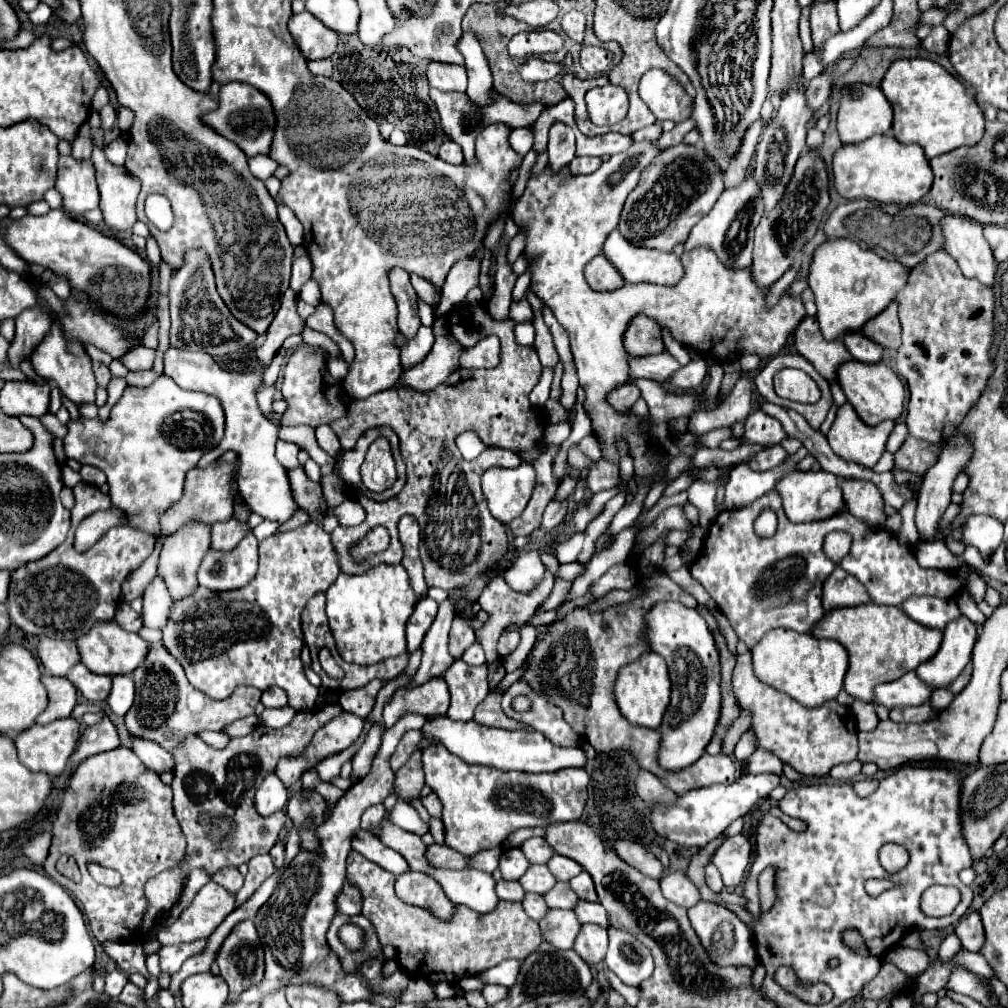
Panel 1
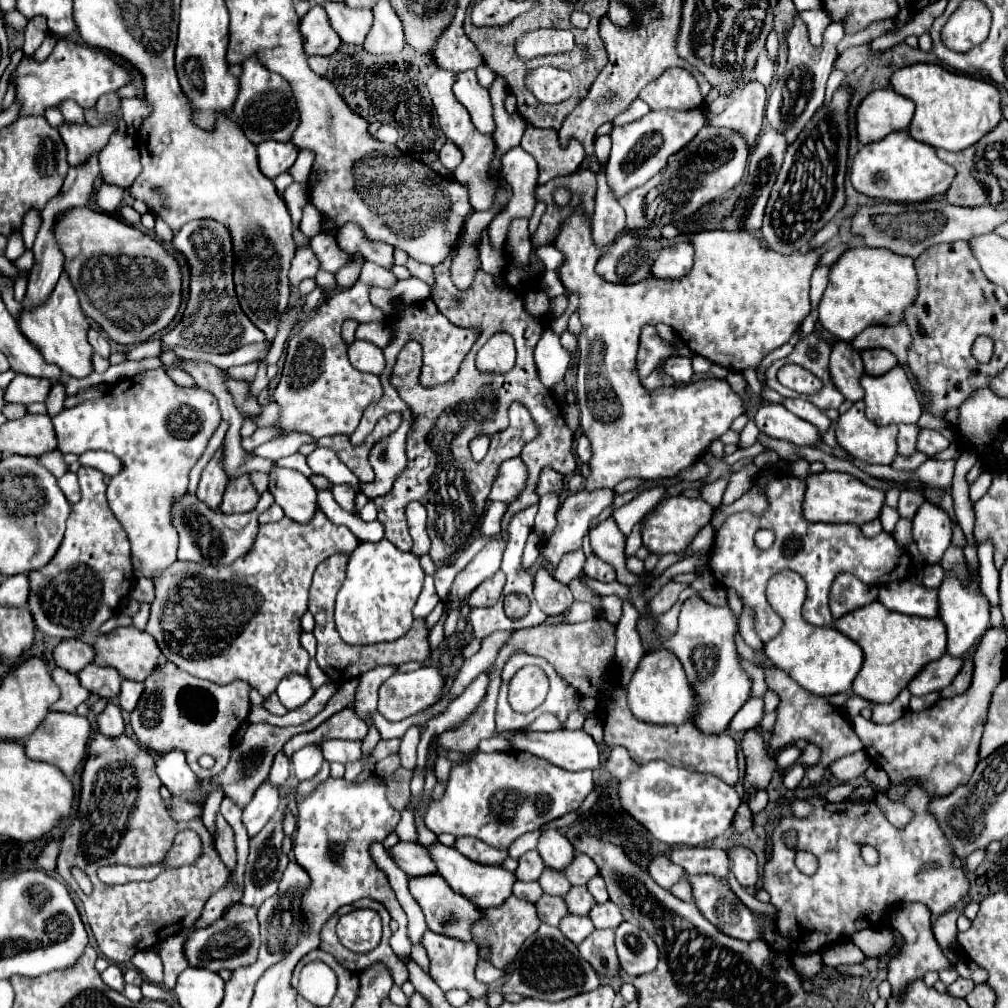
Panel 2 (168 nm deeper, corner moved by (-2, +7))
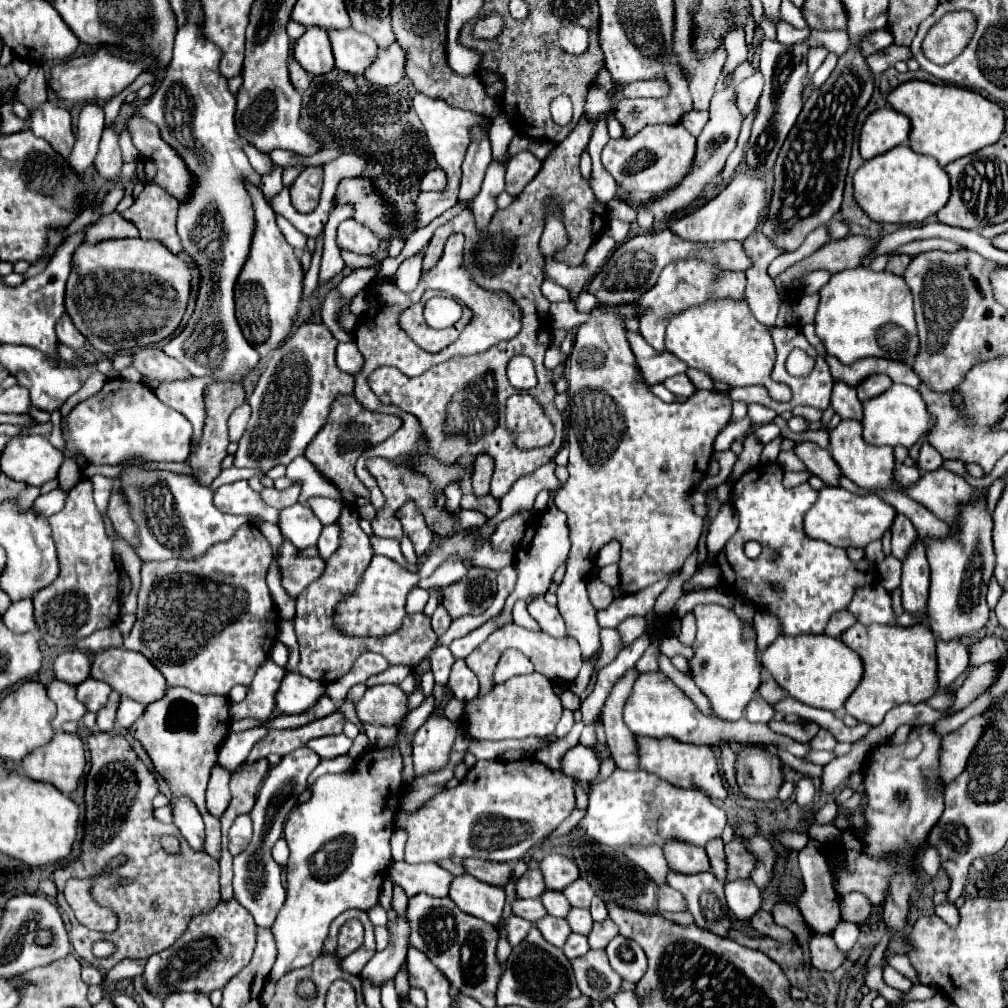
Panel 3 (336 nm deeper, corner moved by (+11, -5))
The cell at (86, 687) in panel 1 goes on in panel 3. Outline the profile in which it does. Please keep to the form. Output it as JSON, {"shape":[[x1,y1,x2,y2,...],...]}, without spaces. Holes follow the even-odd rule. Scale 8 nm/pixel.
{"shape":[[88,677,86,681,82,681,80,685,76,685,76,697,80,703,86,705,88,711,98,711,100,707,104,707,104,703,108,701,108,695,110,695,110,685,104,683,104,681,98,681,98,679,92,679]]}

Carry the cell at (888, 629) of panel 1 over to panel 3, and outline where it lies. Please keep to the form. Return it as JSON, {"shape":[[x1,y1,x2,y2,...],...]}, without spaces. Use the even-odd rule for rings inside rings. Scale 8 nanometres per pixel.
{"shape":[[856,623,840,635,840,639,860,655,864,675,860,685,846,701,846,713,868,725,880,725,884,715,902,703,920,703,938,691,936,683,936,637,918,623,914,627,902,625,862,625]]}

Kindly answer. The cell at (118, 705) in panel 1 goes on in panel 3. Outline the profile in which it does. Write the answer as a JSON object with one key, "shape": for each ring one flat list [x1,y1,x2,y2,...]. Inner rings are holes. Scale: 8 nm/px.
{"shape":[[122,697,120,699,120,705,118,705,118,711,116,711,116,721,120,727,130,727,140,715,144,713,144,705,142,703,136,703,128,697]]}

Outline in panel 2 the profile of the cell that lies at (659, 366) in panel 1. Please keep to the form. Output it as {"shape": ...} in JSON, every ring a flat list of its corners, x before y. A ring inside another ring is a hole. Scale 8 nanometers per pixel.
{"shape":[[671,357,667,361,667,373,675,377,675,381,679,383,689,383,693,377,693,369,691,369,691,359,687,357]]}

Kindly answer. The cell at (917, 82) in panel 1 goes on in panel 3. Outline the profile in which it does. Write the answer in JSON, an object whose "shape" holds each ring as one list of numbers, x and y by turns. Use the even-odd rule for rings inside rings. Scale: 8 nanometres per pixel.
{"shape":[[908,81,888,95,888,103,910,119,910,147,916,153,934,157,942,167,980,147,992,145,1004,133,1004,111,970,89,956,85,932,85,926,81]]}

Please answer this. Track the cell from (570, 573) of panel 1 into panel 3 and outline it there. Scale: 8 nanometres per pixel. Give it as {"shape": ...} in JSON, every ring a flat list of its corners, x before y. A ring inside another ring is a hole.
{"shape":[[600,579,588,581,588,595,596,609,604,609,612,603,612,589,608,585,604,585]]}

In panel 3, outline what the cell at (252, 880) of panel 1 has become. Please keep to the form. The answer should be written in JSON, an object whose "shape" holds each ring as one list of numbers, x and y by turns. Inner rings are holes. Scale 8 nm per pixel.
{"shape":[[281,837,272,848,272,857,274,857,274,860,277,863,285,865,287,864,289,854,290,851,286,840,283,837]]}

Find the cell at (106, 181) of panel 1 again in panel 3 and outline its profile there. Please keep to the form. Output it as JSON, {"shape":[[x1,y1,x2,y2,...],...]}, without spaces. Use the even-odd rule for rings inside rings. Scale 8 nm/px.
{"shape":[[108,127,102,133,102,141,100,141,100,149,98,149,94,167,102,179,114,179,120,173,122,155,120,155,120,147,118,147,118,133,112,127]]}

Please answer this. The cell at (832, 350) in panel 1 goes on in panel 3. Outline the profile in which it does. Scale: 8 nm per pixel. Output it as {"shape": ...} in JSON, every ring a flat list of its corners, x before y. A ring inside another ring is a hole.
{"shape":[[834,381,832,407,842,419,858,419,860,421,860,415,862,415,860,399,856,397,856,389,848,387,846,383]]}

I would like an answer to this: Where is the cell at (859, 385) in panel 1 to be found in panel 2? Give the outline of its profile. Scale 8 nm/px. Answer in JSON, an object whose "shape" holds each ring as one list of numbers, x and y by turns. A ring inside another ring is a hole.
{"shape":[[893,367,893,371,889,371,887,375,881,377,871,377,871,375,863,375,861,379,861,387,865,389,865,413,869,417,869,421,873,421,875,425,901,425,901,423,917,423,923,409,921,409,921,401,915,393,915,387,907,375,907,371,903,367]]}

